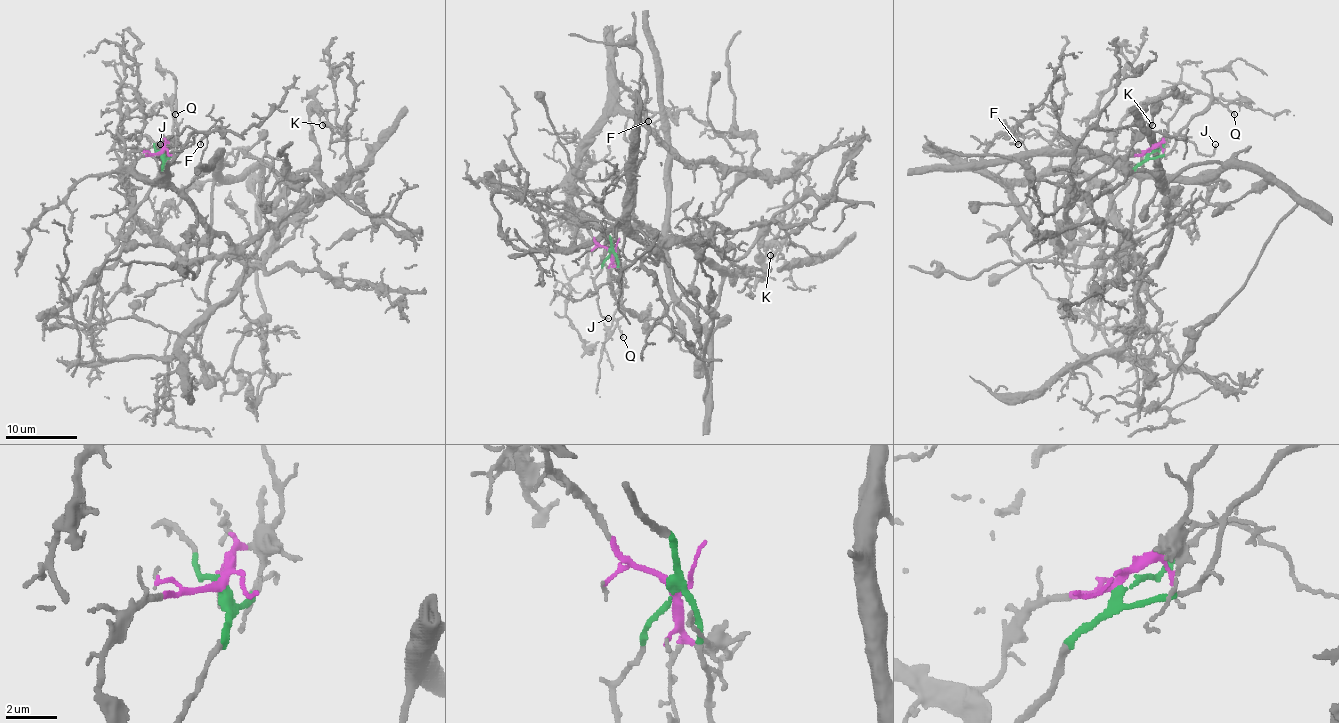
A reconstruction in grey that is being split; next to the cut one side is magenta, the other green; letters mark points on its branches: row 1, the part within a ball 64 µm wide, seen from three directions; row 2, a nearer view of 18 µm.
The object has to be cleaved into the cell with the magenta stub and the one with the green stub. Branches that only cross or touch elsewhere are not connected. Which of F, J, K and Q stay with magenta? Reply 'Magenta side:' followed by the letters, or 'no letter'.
Magenta side: F, K

